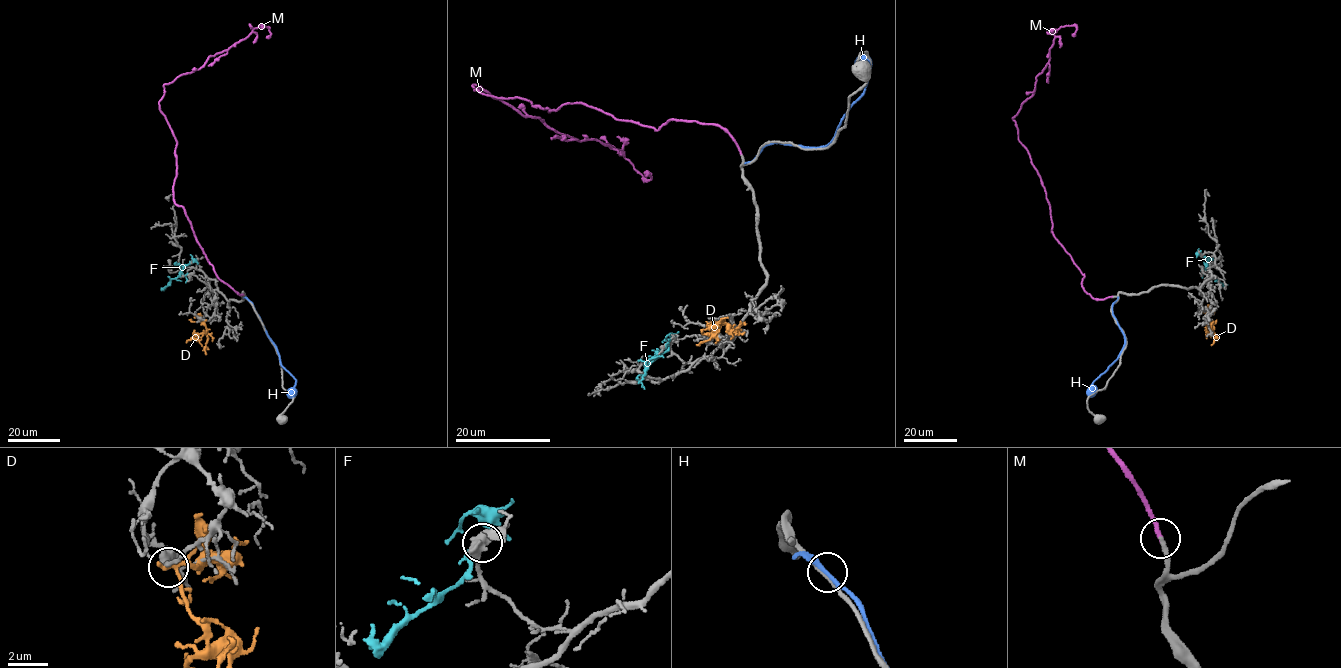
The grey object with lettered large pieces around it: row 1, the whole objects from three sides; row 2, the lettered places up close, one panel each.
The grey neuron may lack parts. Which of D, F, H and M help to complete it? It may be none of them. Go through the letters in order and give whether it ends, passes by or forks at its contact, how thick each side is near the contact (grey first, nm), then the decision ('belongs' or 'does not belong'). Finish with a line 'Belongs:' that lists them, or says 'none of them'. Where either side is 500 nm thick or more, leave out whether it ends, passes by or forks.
D: it passes by; calibres 190 and 200 nm; does not belong
F: it forks; calibres 400 and 170 nm; does not belong
H: it passes by; calibres 240 and 220 nm; does not belong
M: it ends; calibres 240 and 260 nm; belongs
Belongs: M

